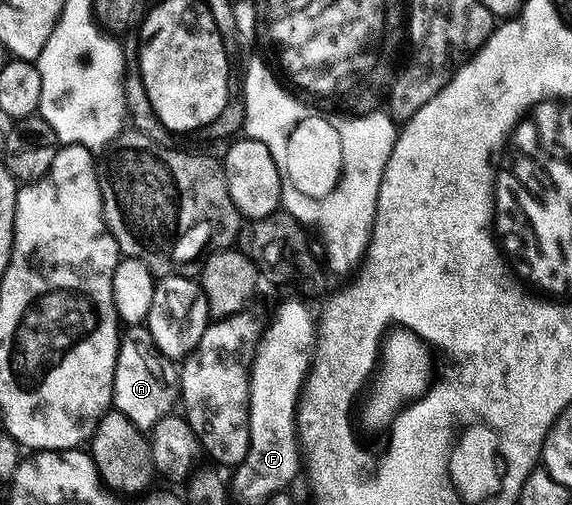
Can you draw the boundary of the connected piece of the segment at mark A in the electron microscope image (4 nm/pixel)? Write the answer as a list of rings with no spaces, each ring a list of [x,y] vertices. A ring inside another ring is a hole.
[[[130,325],[121,332],[118,340],[118,356],[116,357],[116,369],[114,370],[114,402],[113,410],[124,413],[132,425],[136,425],[143,433],[160,421],[160,417],[171,414],[175,410],[180,399],[180,379],[176,374],[176,367],[171,360],[162,355],[160,349],[154,343],[145,325]]]

